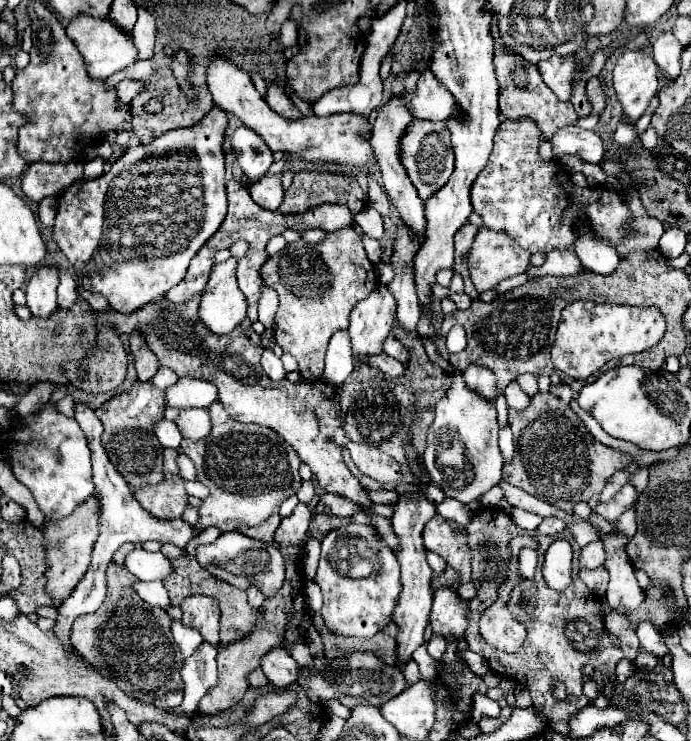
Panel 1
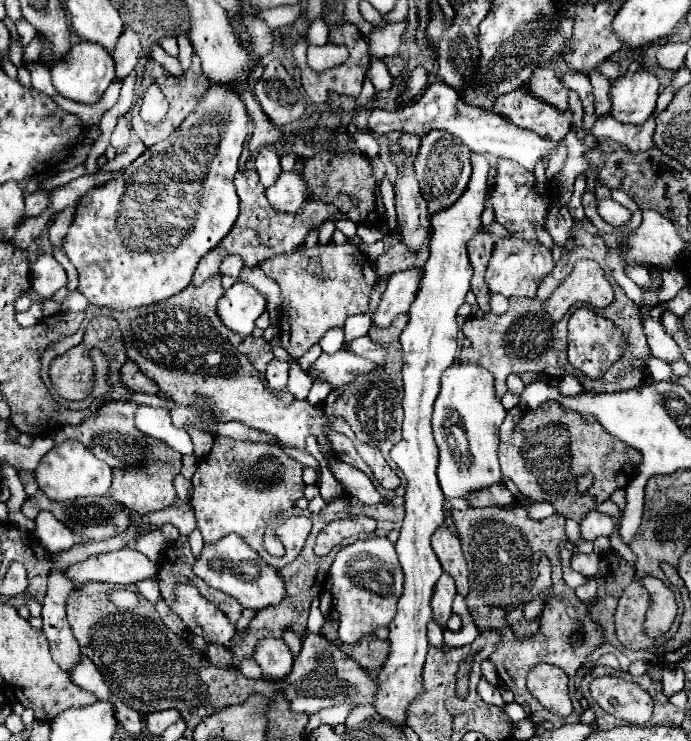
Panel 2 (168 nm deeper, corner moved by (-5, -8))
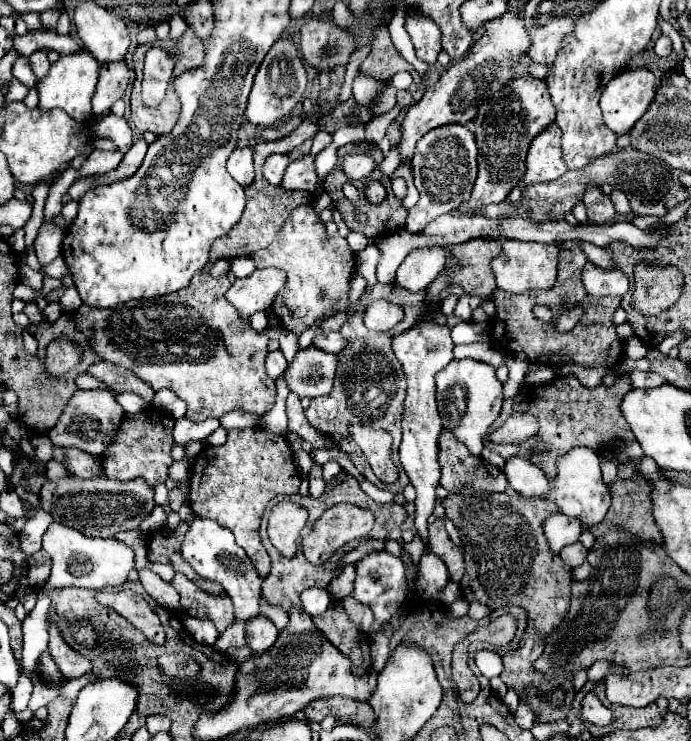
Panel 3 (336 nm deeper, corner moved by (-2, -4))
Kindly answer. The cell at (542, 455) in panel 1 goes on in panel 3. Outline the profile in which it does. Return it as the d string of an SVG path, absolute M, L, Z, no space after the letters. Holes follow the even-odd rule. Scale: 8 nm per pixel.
M573 374L553 378L553 382L543 384L543 386L523 386L519 394L513 400L505 402L505 414L515 414L515 412L529 412L539 418L539 432L521 442L521 444L493 444L489 442L489 448L499 452L503 458L519 456L527 458L529 462L537 464L543 468L545 476L553 480L555 476L555 462L559 456L569 452L573 446L587 446L593 450L601 450L601 442L609 440L609 436L615 438L625 438L633 440L631 428L627 428L627 422L623 420L623 414L619 412L619 404L623 396L633 390L629 376L619 376L613 386L595 386L587 388L583 386Z

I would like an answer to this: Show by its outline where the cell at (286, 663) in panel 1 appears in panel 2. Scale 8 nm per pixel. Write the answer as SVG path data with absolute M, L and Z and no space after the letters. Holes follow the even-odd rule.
M266 638L258 642L254 650L254 660L262 668L264 678L272 682L282 682L292 670L294 656L288 650L288 646L284 644L284 640Z

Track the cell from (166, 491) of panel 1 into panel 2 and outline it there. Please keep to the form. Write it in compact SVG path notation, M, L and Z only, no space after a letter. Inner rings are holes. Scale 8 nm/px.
M148 438L148 444L150 444L150 456L148 456L146 464L142 468L134 468L130 472L114 470L114 478L112 478L112 486L110 486L110 494L114 496L114 500L124 504L126 508L138 512L140 516L164 510L178 500L176 490L174 490L174 478L180 474L180 466L182 466L182 462L180 462L182 456L176 450L168 448L164 442Z

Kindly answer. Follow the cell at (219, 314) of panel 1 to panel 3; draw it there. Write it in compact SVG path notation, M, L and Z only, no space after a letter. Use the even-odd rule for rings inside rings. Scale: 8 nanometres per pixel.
M279 268L255 270L247 278L237 278L227 292L227 300L239 310L241 318L247 320L259 310L267 310L273 298L283 288L287 274Z

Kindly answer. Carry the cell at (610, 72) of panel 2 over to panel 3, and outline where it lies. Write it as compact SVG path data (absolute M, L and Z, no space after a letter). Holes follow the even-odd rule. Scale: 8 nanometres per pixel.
M659 36L659 40L655 42L655 54L657 56L669 56L673 52L673 48L671 48L671 38L669 36Z

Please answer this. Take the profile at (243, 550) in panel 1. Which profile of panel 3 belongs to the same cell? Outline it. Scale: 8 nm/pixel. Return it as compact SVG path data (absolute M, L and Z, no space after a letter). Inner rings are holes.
M199 518L189 524L189 530L185 534L183 546L181 546L183 558L191 564L191 568L207 580L215 580L223 586L225 592L229 592L233 604L235 604L235 620L249 620L259 614L259 596L261 596L261 578L257 576L251 560L247 560L247 554L241 546L237 546L233 534L227 528L221 528L217 522L209 518Z

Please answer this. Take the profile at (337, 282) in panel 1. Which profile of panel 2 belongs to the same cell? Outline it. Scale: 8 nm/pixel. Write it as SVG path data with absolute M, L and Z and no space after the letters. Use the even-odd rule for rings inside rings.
M352 244L298 248L292 254L274 256L260 264L262 272L276 280L284 306L280 318L282 348L292 356L304 356L330 328L342 328L352 314L370 312L370 292L378 282L370 258Z

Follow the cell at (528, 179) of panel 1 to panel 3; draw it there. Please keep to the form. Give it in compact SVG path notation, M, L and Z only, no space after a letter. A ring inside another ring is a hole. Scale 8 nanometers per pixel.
M599 188L587 190L587 208L589 208L587 210L589 222L593 222L593 224L607 224L613 220L615 208L613 208L609 196Z

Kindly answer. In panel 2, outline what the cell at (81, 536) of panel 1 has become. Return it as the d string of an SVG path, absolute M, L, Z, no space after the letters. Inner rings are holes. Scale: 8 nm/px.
M50 570L48 574L48 590L42 606L42 622L44 634L50 642L50 650L54 660L64 668L70 670L78 662L80 646L72 636L70 624L66 620L66 600L74 588L74 580L64 576L66 570Z

